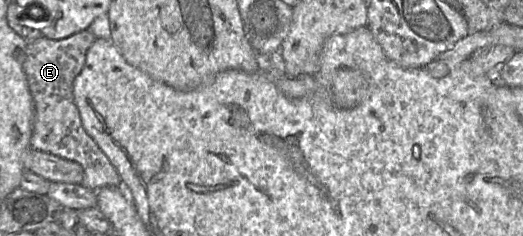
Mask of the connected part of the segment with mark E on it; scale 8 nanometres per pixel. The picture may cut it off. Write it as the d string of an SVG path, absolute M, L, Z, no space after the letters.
M86 29L59 40L43 36L29 41L23 69L34 102L30 147L80 164L84 170L81 185L97 191L105 186L119 186L121 178L95 140L85 131L74 102L73 82L81 72L87 50L95 39Z

